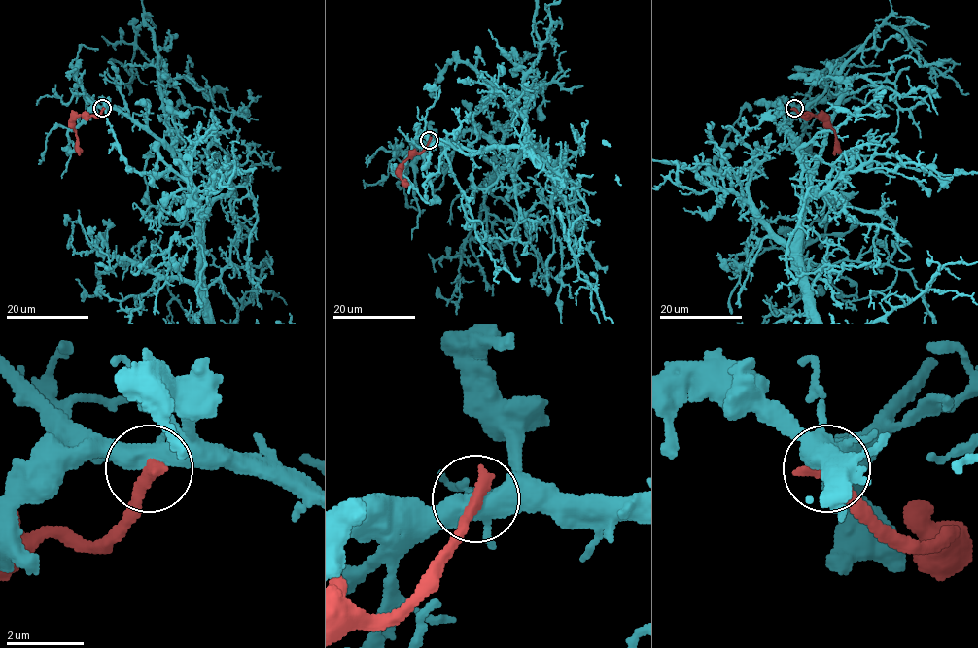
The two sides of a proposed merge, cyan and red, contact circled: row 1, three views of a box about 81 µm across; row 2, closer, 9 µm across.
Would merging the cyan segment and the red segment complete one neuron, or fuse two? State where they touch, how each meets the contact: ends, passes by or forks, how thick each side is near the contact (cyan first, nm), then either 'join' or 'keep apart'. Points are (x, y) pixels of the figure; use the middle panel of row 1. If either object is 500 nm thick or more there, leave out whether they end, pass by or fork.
at (429, 140); cyan forks there; red ends there; 460 nm thick on the cyan side, 440 nm on the other; keep apart

